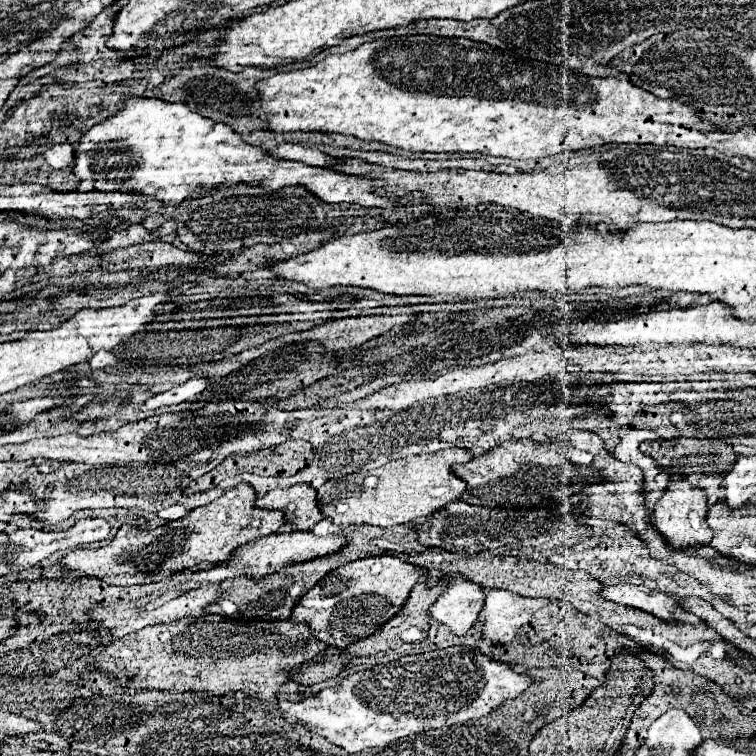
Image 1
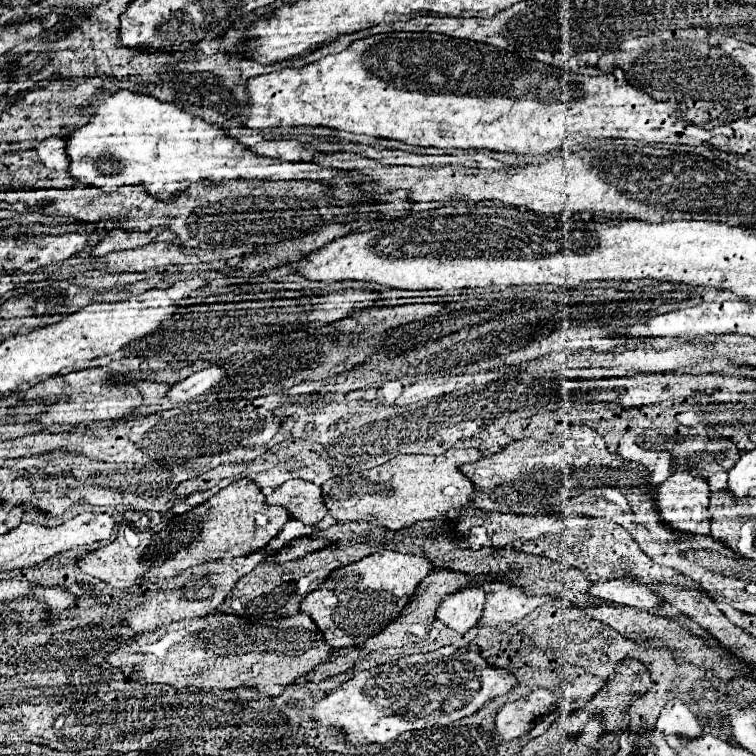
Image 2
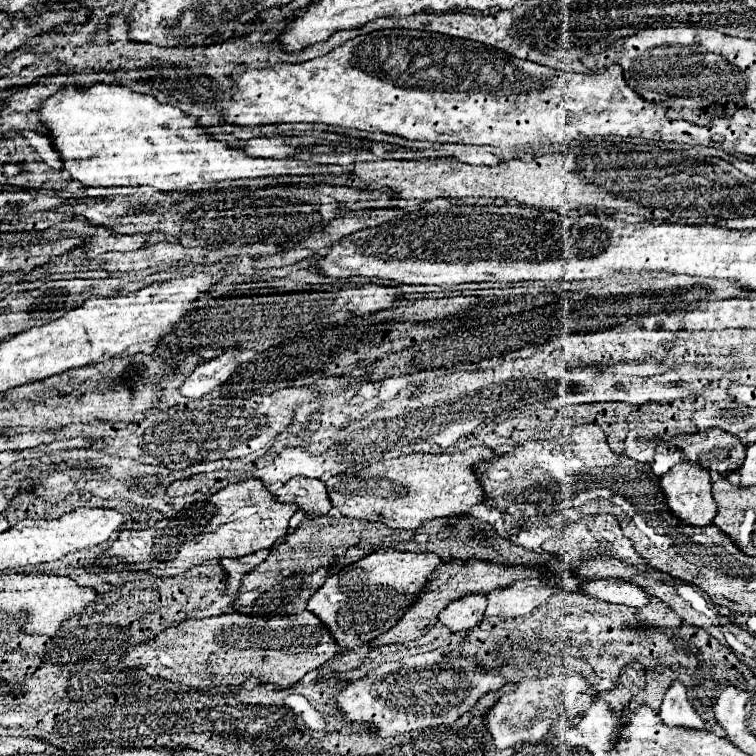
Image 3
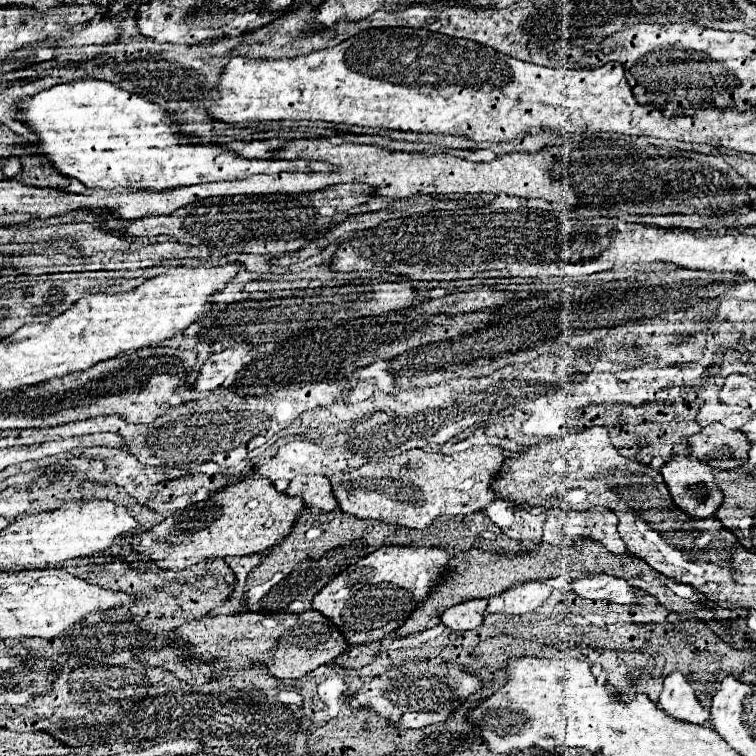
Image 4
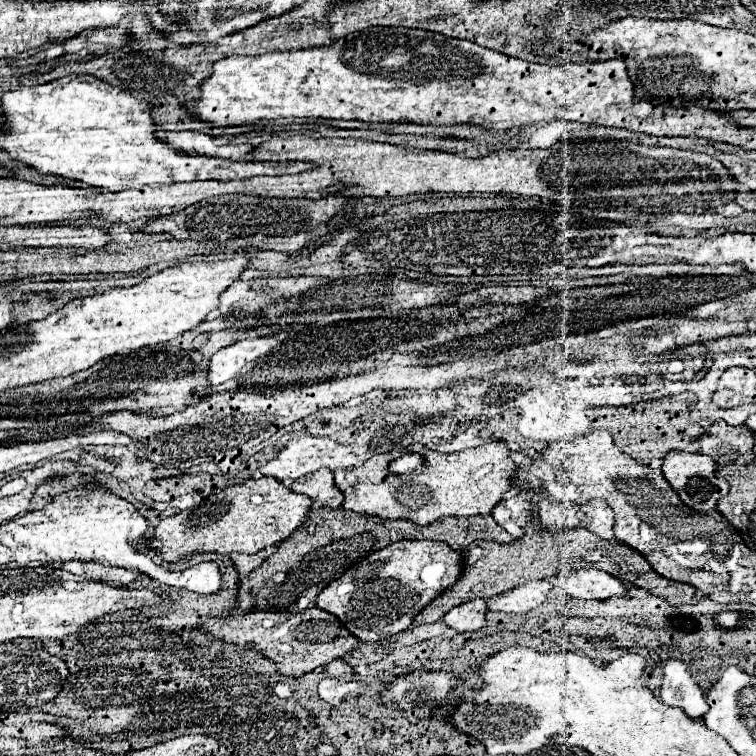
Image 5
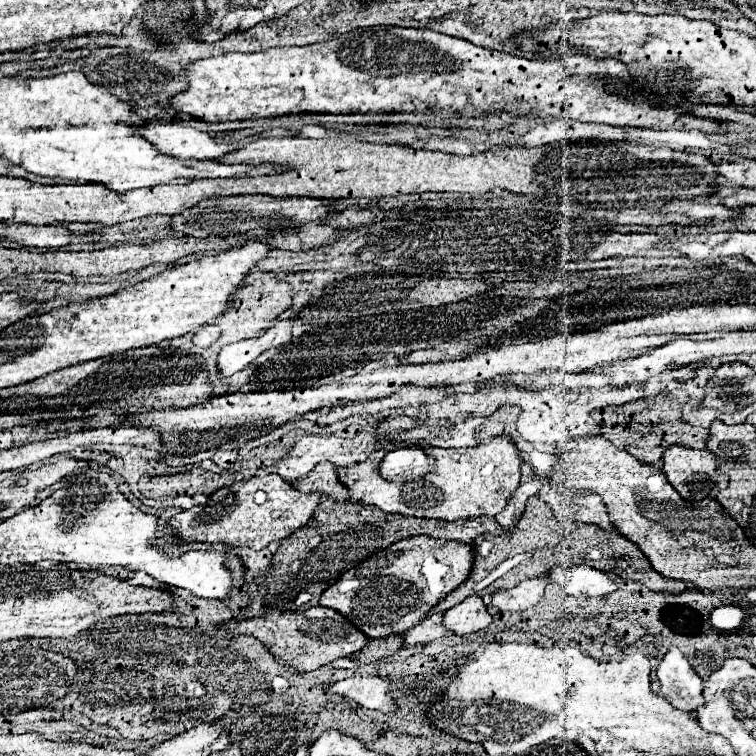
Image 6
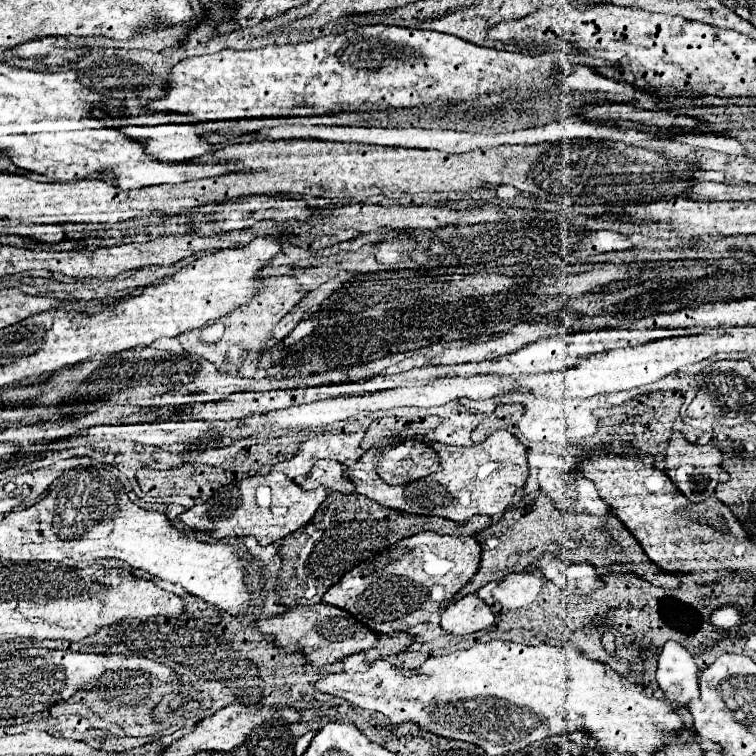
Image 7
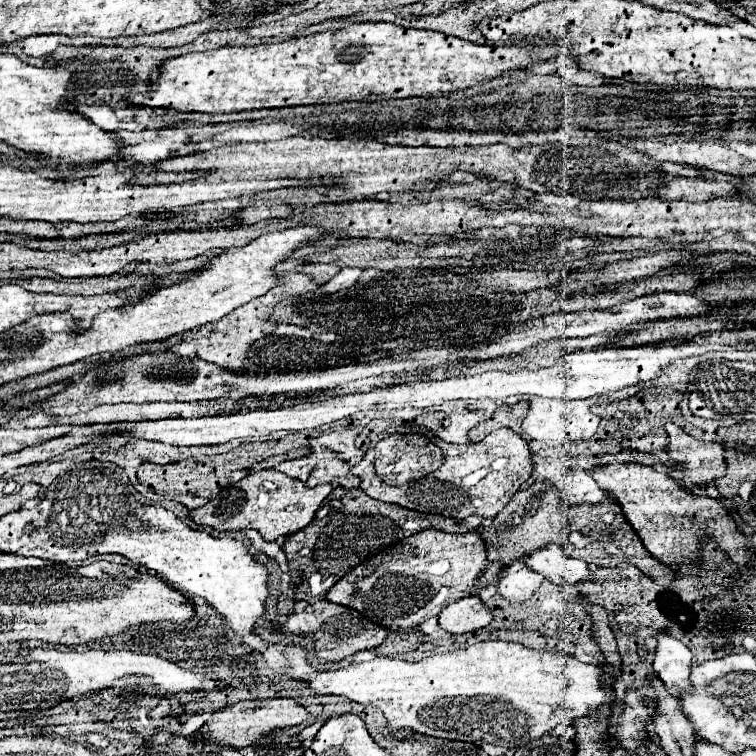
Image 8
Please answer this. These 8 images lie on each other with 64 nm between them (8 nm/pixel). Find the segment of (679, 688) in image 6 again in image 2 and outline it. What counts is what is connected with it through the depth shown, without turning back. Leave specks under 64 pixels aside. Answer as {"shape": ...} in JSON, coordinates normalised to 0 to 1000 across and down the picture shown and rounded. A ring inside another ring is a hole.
{"shape":[[[886,926],[878,939],[873,942],[865,968],[870,971],[894,971],[902,976],[918,976],[929,971],[929,960],[918,950],[918,944],[910,939],[910,934],[902,926]]]}

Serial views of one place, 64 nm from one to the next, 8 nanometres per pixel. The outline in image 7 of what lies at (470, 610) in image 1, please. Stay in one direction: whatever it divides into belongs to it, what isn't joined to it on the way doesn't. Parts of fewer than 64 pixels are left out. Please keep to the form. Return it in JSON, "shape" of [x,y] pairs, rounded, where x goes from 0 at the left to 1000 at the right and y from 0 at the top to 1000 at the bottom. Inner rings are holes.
{"shape":[[[619,786],[611,794],[590,802],[582,828],[595,839],[624,839],[653,825],[653,812],[646,799],[630,786]]]}

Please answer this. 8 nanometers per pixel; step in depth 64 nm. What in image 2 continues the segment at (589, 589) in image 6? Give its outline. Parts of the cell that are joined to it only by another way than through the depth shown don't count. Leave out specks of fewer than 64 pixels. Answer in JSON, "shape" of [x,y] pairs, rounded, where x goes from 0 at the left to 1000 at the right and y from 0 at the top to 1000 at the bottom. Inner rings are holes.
{"shape":[[[807,767],[799,772],[786,772],[780,778],[783,788],[791,788],[796,794],[804,794],[810,799],[823,799],[823,802],[839,802],[854,810],[865,810],[870,802],[876,802],[876,791],[862,783],[852,772],[841,772],[833,767]]]}

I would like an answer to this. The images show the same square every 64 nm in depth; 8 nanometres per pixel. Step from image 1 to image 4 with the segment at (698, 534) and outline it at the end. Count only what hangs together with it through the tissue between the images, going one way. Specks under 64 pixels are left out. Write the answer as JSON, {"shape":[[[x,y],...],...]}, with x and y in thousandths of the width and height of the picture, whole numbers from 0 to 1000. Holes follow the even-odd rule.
{"shape":[[[892,603],[876,622],[873,622],[876,632],[878,632],[878,640],[884,643],[886,648],[886,656],[892,661],[892,667],[907,677],[910,683],[921,685],[921,688],[931,688],[931,685],[939,685],[944,683],[947,672],[952,669],[955,664],[955,651],[947,646],[944,640],[944,632],[942,632],[942,619],[918,606],[918,603]]]}

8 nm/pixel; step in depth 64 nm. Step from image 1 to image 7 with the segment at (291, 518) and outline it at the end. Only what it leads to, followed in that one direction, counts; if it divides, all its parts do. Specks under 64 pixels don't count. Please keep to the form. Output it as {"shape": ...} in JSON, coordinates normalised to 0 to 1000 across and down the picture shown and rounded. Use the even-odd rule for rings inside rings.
{"shape":[[[421,608],[397,643],[402,648],[415,648],[421,643],[429,643],[437,651],[452,651],[452,653],[468,651],[468,640],[455,630],[455,616],[444,608]]]}

